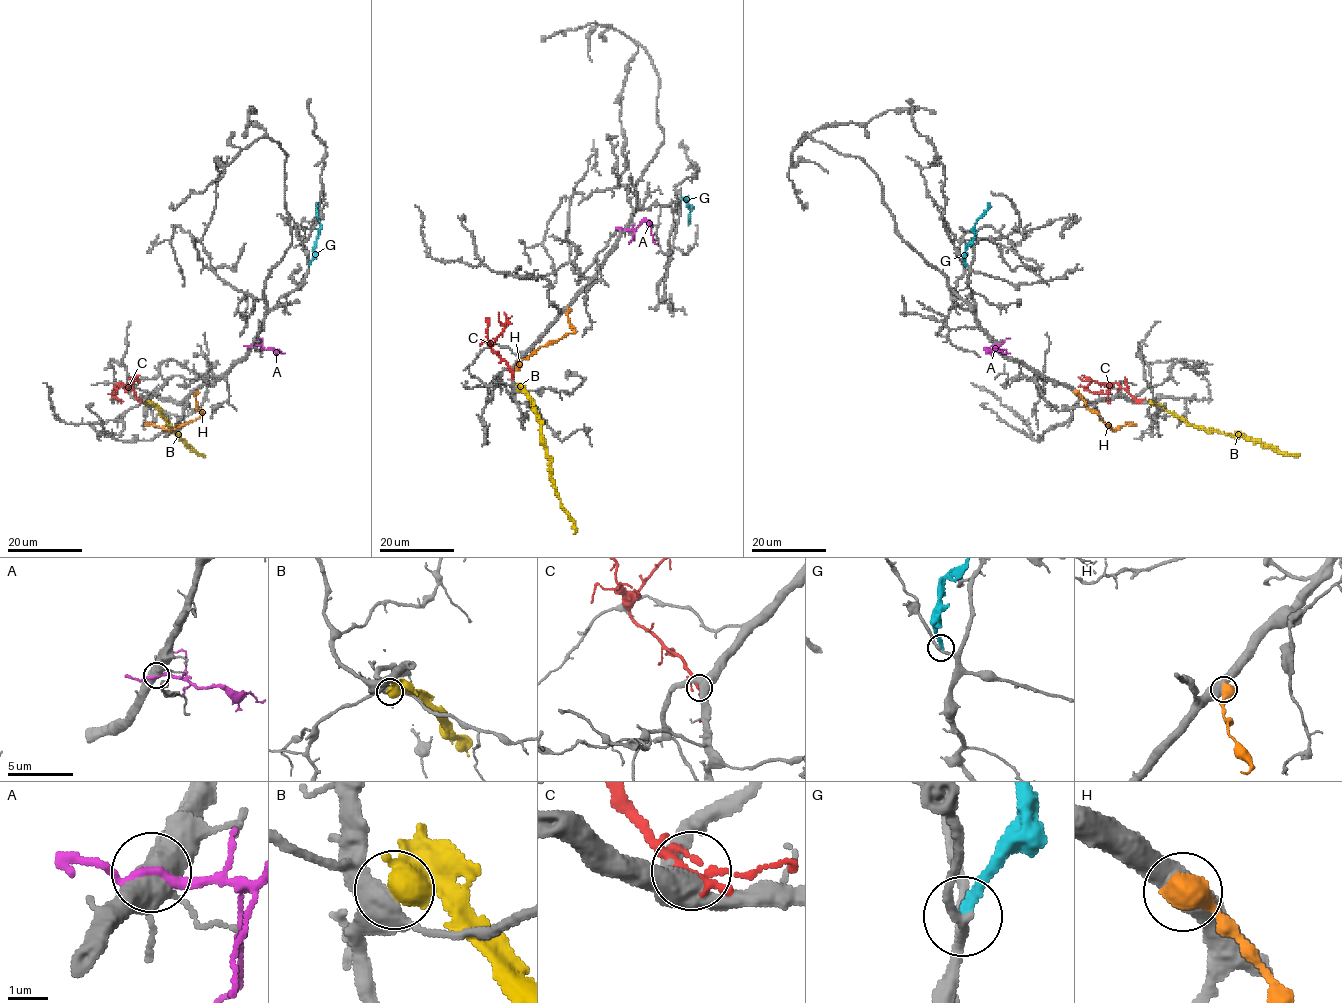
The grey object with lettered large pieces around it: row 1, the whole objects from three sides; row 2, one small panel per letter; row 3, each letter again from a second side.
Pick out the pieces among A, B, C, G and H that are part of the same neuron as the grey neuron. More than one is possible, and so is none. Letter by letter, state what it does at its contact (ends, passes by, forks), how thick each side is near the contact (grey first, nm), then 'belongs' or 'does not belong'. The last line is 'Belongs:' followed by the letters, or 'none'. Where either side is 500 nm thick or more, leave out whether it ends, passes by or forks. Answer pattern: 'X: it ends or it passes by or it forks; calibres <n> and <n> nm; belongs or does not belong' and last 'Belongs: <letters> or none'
A: it passes by; calibres 480 and 220 nm; does not belong
B: calibres 400 and 750 nm; does not belong
C: it forks; calibres 440 and 200 nm; does not belong
G: it ends; calibres 220 and 240 nm; does not belong
H: calibres 550 and 700 nm; does not belong
Belongs: none

